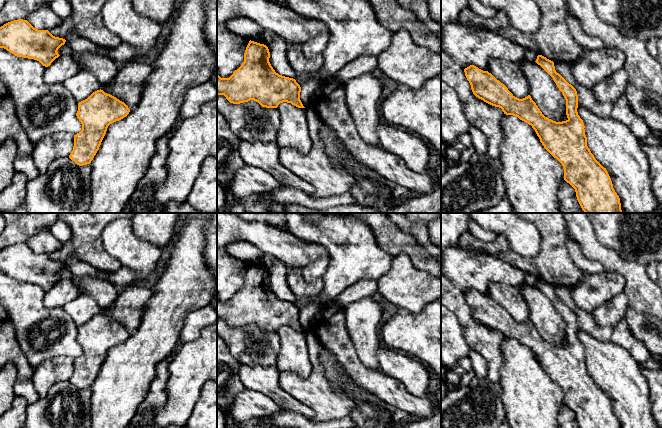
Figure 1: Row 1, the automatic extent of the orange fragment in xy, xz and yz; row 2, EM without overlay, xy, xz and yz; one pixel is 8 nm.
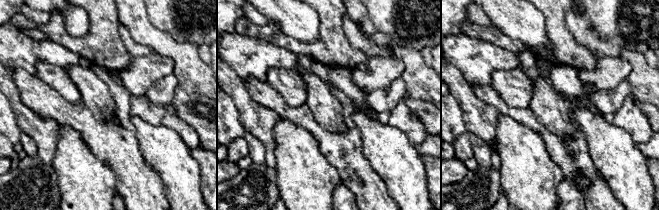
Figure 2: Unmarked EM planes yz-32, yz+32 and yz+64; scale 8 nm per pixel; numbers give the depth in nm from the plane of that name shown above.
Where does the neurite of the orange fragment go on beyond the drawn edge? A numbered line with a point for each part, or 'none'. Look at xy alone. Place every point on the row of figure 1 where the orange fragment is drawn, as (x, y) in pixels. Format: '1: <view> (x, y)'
none

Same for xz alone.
none

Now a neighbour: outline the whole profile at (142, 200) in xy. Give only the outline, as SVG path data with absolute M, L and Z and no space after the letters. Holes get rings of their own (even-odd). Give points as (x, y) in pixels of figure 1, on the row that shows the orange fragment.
M178 116L172 129L156 142L155 153L148 164L146 173L140 179L122 213L164 213L161 205L155 200L155 187L166 180L166 159L170 151L168 141L181 120L182 118Z

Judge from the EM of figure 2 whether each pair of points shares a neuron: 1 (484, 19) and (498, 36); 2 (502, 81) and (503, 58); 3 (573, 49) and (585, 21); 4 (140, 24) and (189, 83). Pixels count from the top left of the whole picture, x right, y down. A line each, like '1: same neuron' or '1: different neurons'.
1: different neurons
2: different neurons
3: different neurons
4: same neuron

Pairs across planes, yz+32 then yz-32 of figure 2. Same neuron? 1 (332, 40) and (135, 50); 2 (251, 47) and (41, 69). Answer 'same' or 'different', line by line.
1: different
2: different

